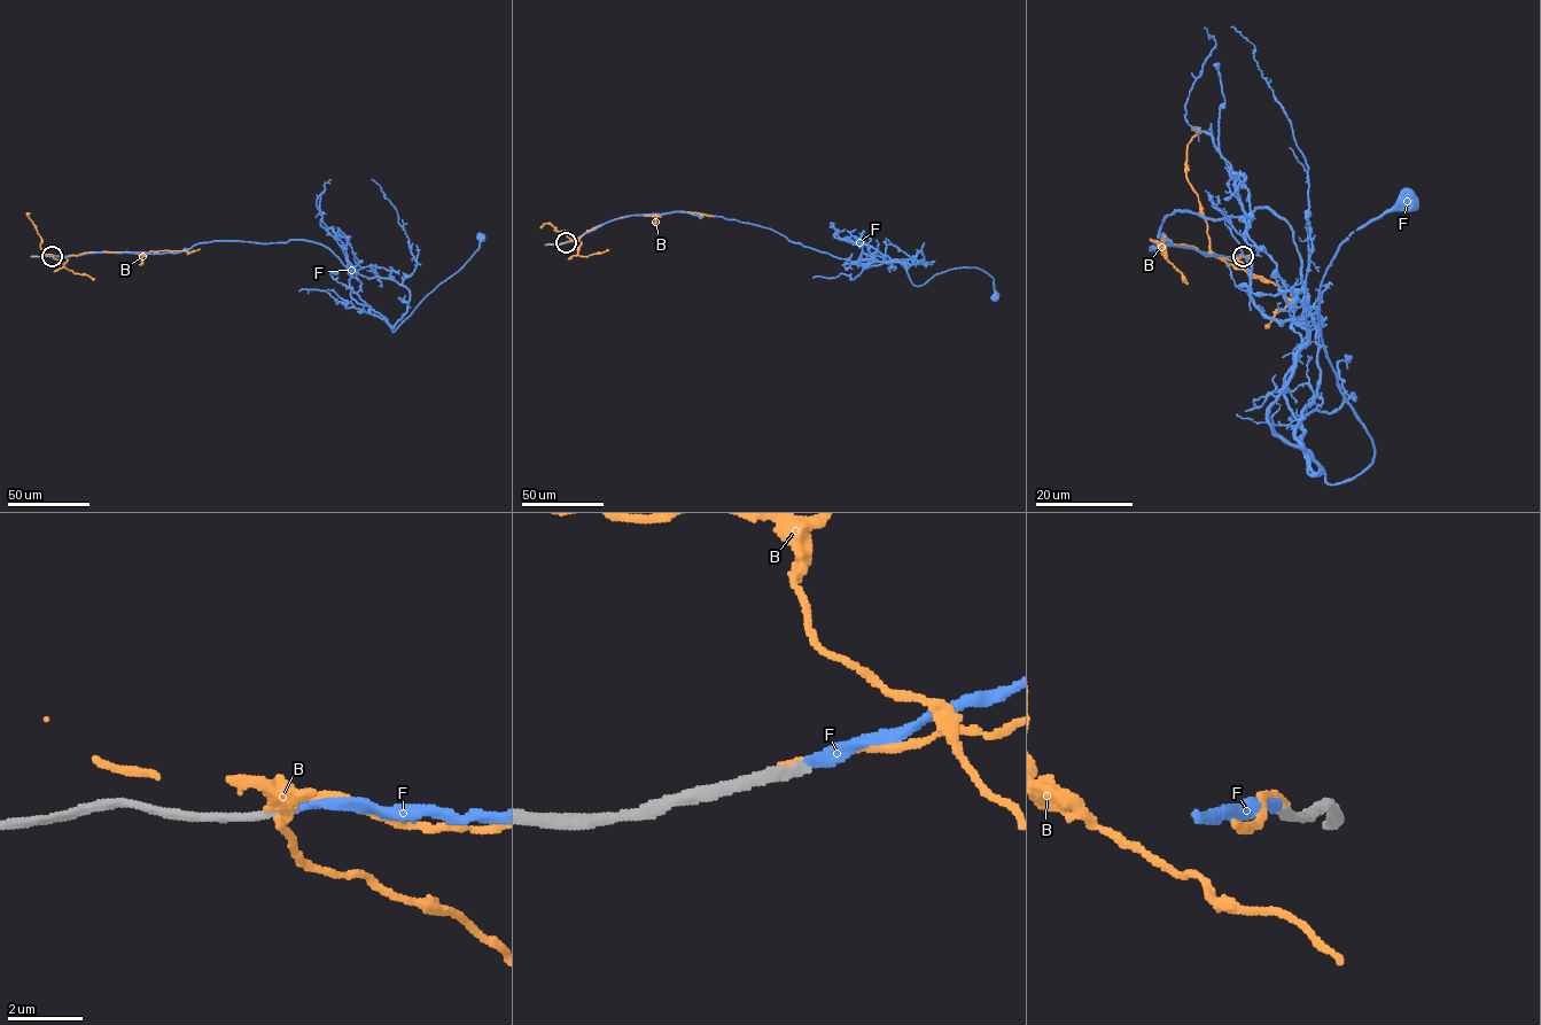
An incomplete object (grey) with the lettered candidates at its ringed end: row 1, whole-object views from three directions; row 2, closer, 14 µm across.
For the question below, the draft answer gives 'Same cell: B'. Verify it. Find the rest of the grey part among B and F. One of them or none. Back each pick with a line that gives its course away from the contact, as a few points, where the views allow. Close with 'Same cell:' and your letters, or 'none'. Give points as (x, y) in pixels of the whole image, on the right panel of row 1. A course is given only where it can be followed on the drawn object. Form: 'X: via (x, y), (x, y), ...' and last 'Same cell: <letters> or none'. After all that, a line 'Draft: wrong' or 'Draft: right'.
F: via (1243, 256), (1151, 248), (1174, 210), (1284, 218), (1296, 440), (1340, 483), (1375, 444), (1318, 287), (1411, 202)
Same cell: F
Draft: wrong

